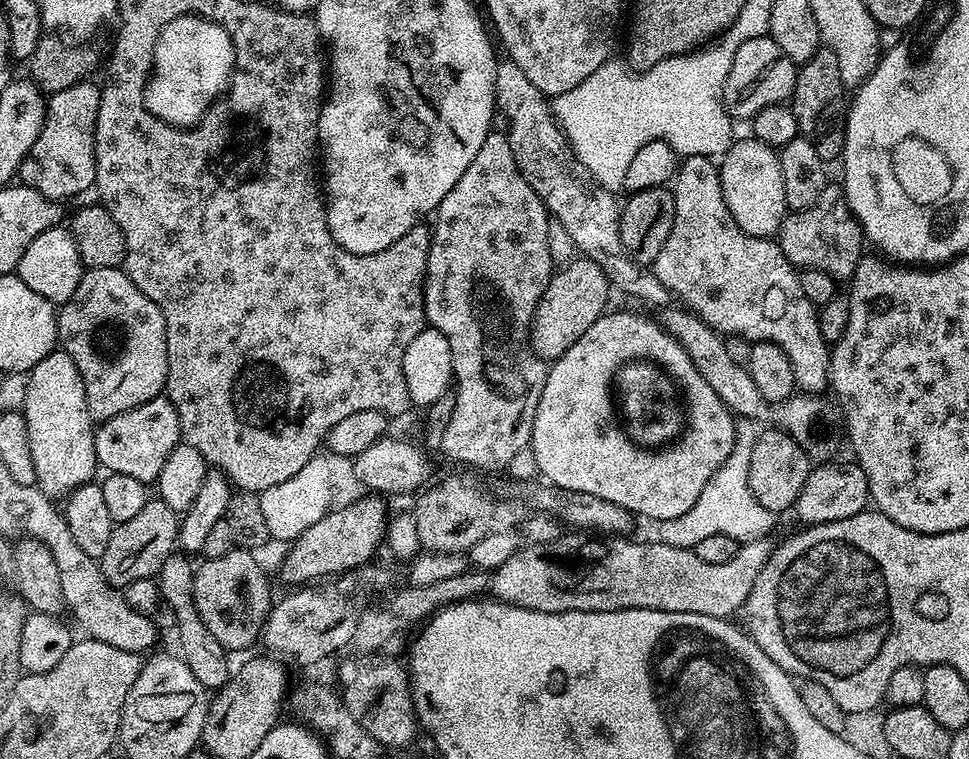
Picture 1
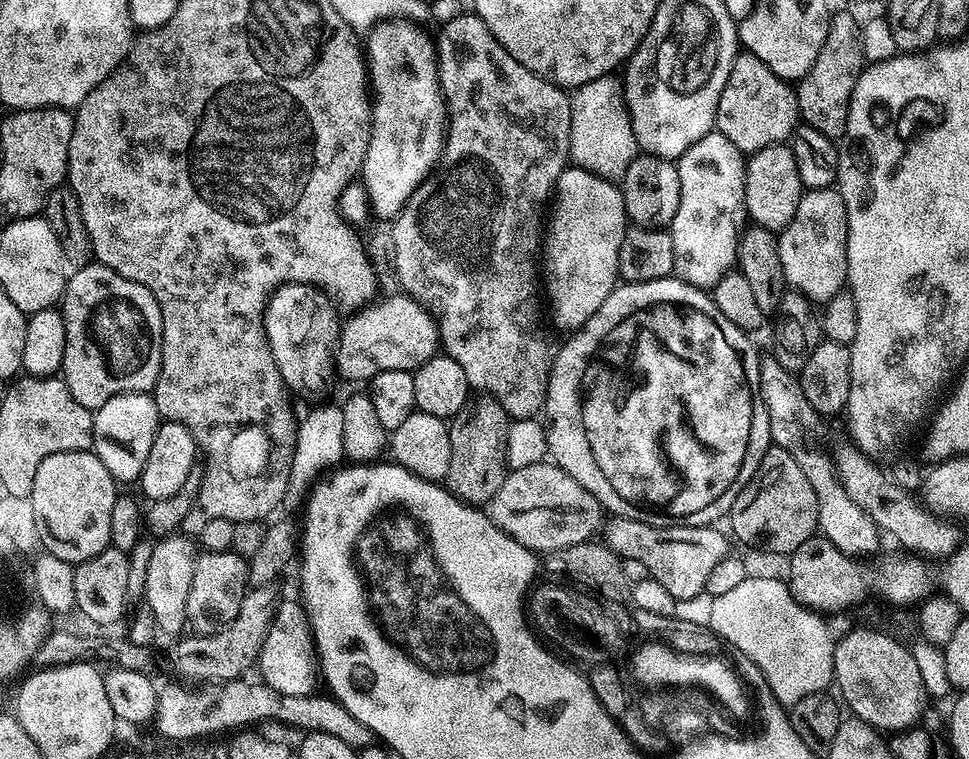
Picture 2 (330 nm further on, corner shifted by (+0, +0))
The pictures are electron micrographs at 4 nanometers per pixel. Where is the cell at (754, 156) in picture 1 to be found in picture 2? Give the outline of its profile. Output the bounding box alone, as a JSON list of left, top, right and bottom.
[746,143,806,234]

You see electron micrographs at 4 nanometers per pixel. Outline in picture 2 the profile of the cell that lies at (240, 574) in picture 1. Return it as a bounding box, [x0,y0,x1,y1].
[186,550,249,634]

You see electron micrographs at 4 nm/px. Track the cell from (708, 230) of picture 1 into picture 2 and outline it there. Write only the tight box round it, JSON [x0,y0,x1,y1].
[670,130,748,290]

